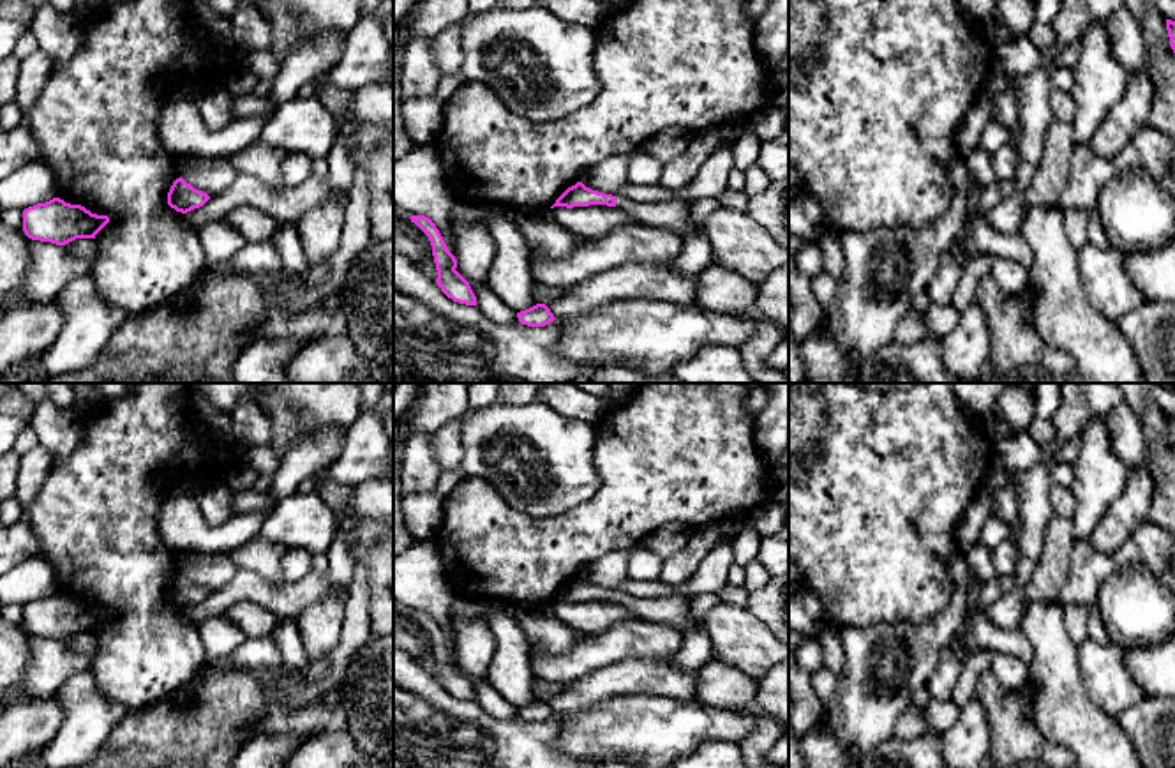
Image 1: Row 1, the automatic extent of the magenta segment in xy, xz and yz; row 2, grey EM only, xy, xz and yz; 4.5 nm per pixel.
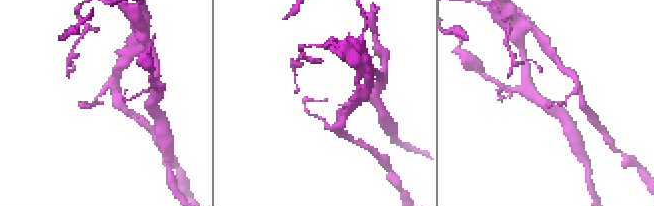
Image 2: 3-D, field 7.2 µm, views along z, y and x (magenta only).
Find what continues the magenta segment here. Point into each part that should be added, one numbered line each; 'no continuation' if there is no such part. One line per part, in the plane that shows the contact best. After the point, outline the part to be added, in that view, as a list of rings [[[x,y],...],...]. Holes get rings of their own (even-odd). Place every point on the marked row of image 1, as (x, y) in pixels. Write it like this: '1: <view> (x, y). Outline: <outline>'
1: xz (674, 216). Outline: [[[616,196],[616,207],[626,210],[635,221],[672,231],[679,237],[695,230],[692,222],[690,198],[674,198],[663,203],[635,203]]]

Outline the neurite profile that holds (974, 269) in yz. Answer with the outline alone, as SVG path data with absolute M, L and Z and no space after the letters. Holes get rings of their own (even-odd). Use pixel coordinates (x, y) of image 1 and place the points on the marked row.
M976 254L965 260L962 277L958 281L958 288L951 300L951 305L956 311L963 312L969 305L974 304L979 281L984 275L992 274L993 263L995 263L995 258L990 254Z

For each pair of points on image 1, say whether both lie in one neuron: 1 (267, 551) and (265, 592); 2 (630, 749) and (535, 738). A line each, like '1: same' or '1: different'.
1: different
2: different

